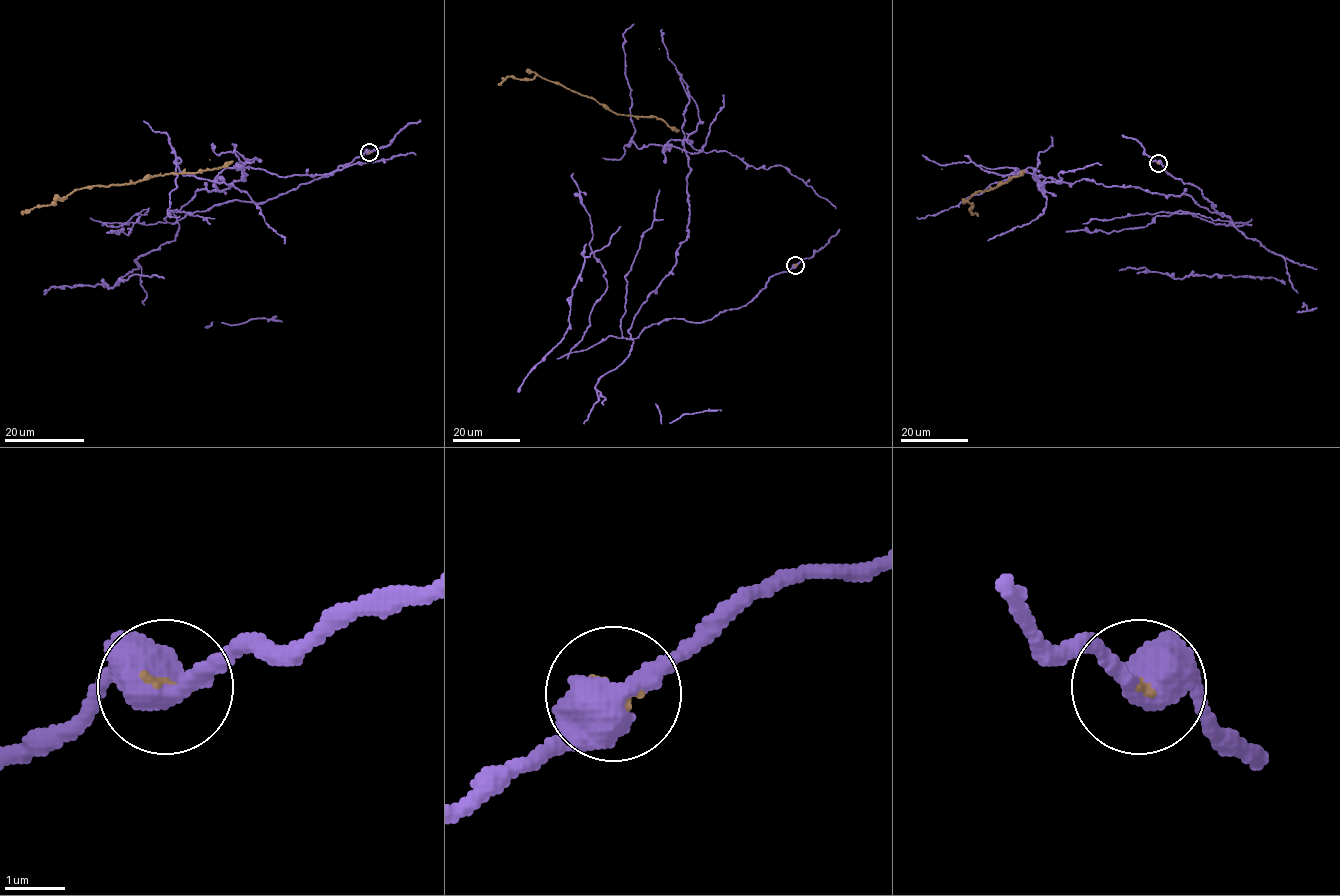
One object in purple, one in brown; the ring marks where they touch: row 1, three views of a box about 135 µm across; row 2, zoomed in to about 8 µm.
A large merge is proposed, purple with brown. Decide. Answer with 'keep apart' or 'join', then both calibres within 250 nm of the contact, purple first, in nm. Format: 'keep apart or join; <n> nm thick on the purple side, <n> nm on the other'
keep apart; 550 nm thick on the purple side, 100 nm on the other

